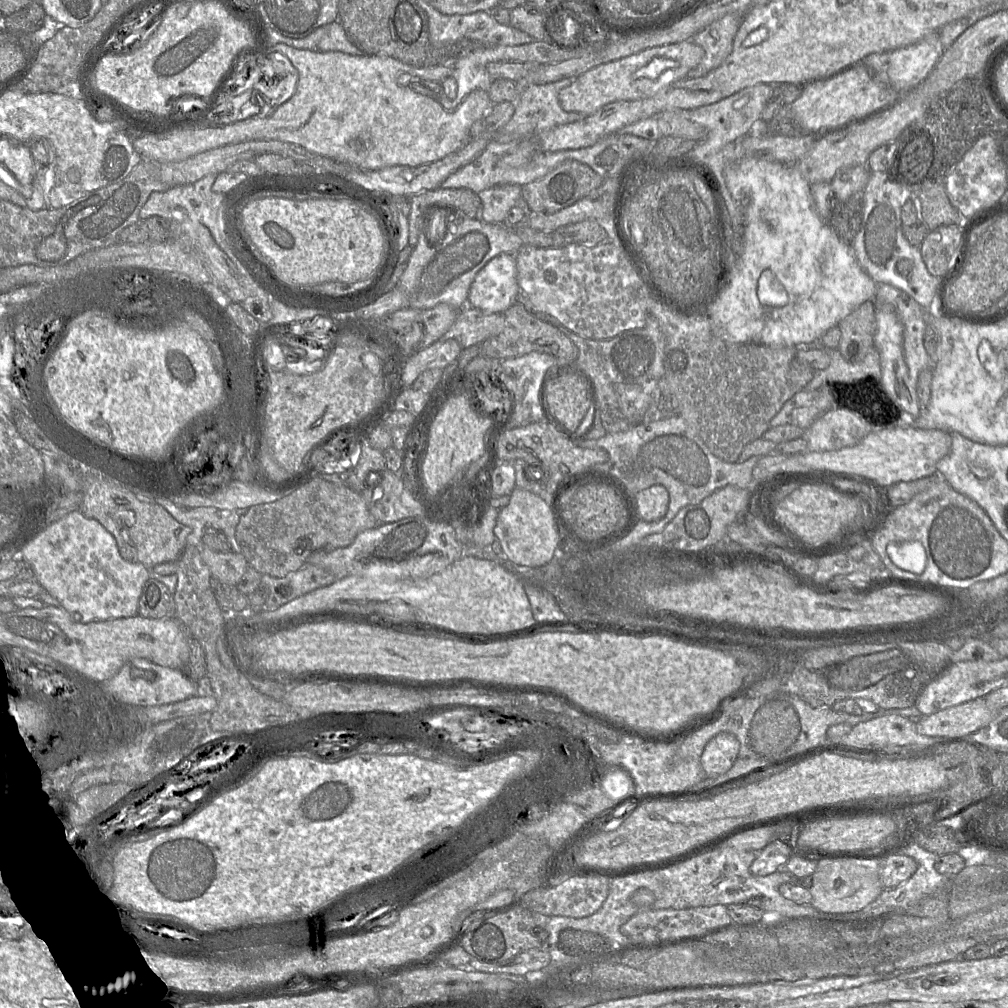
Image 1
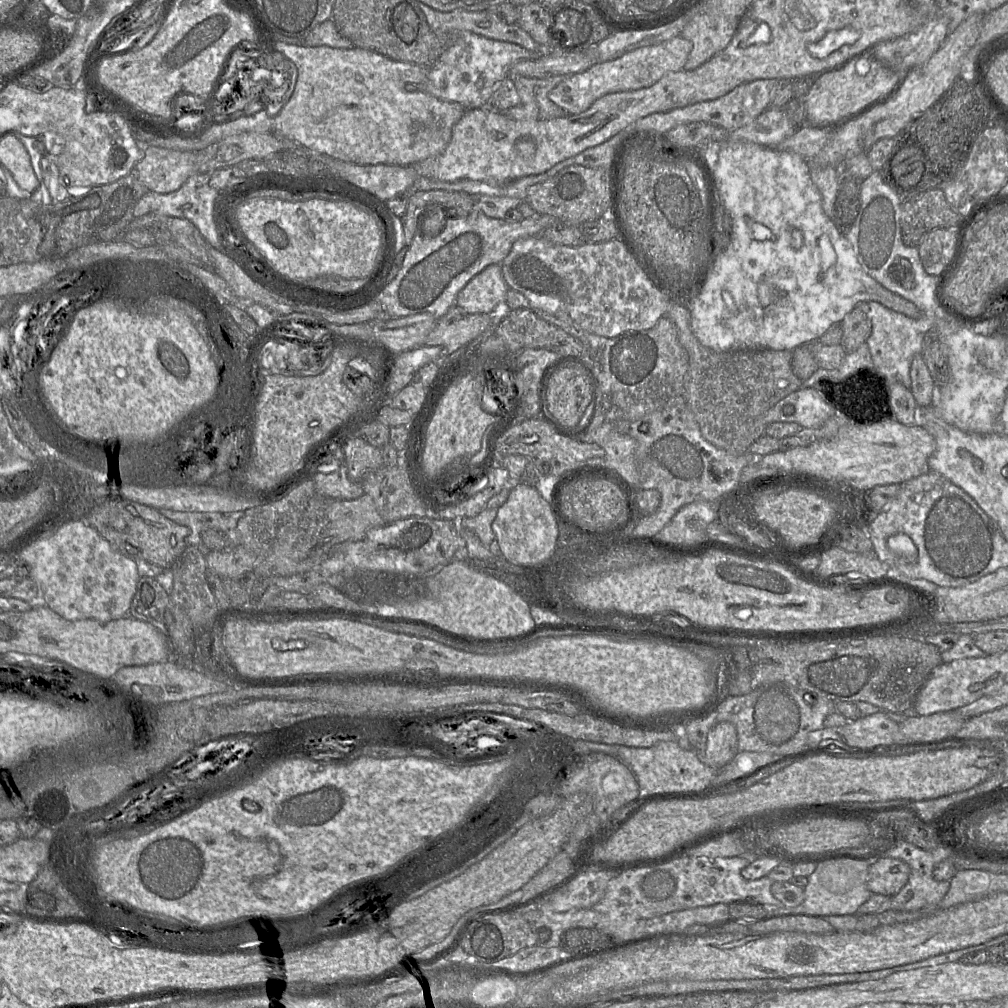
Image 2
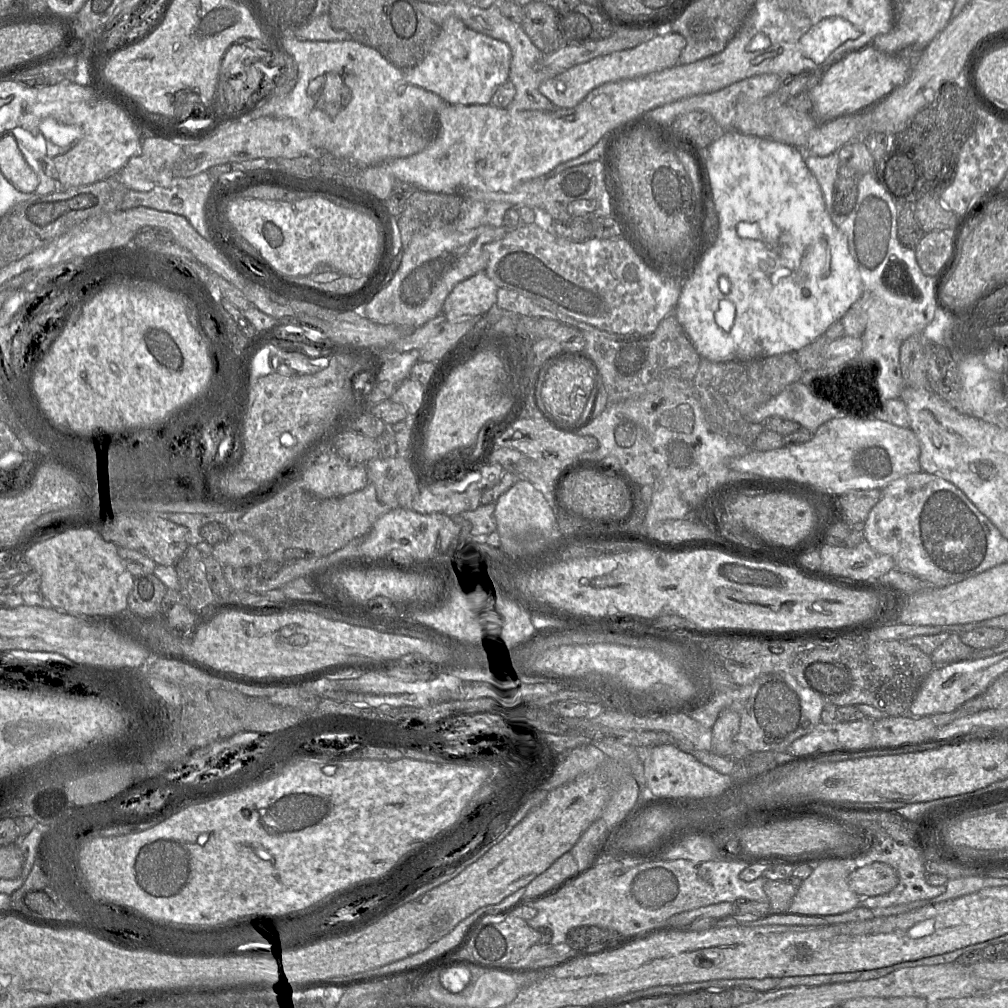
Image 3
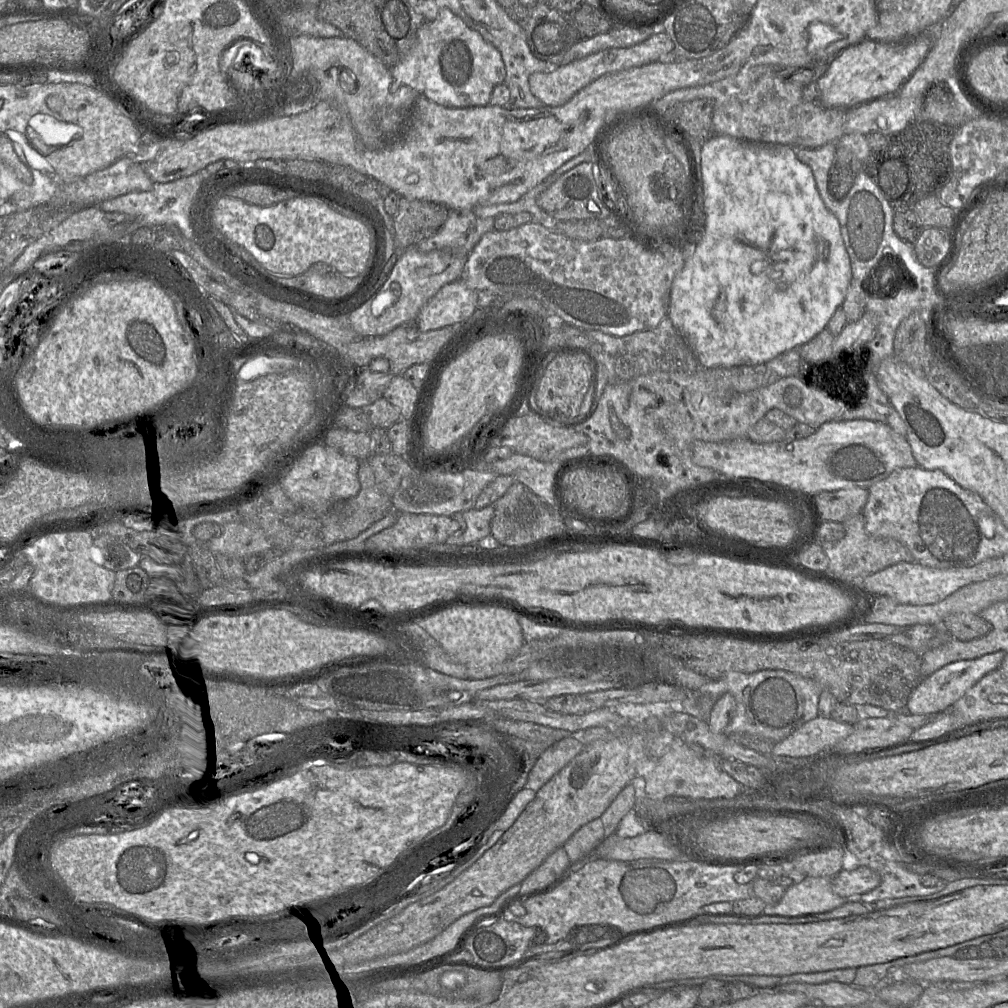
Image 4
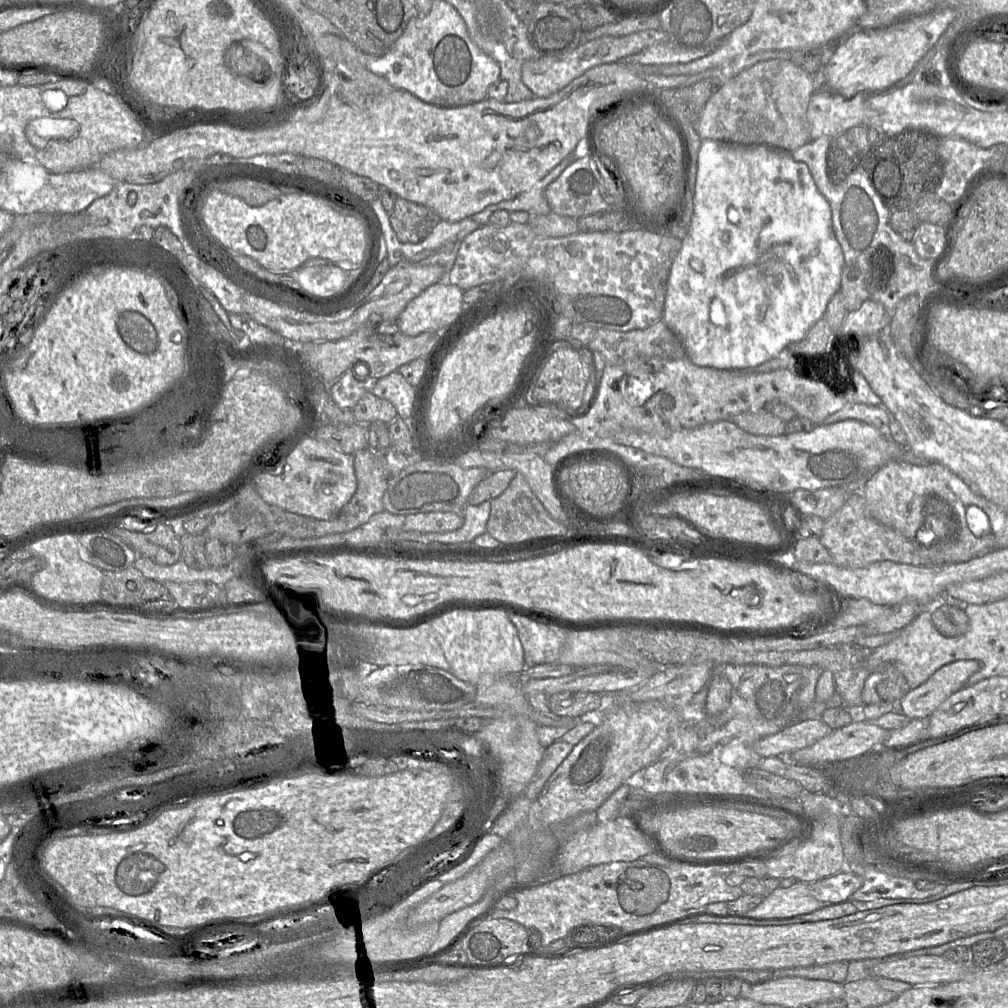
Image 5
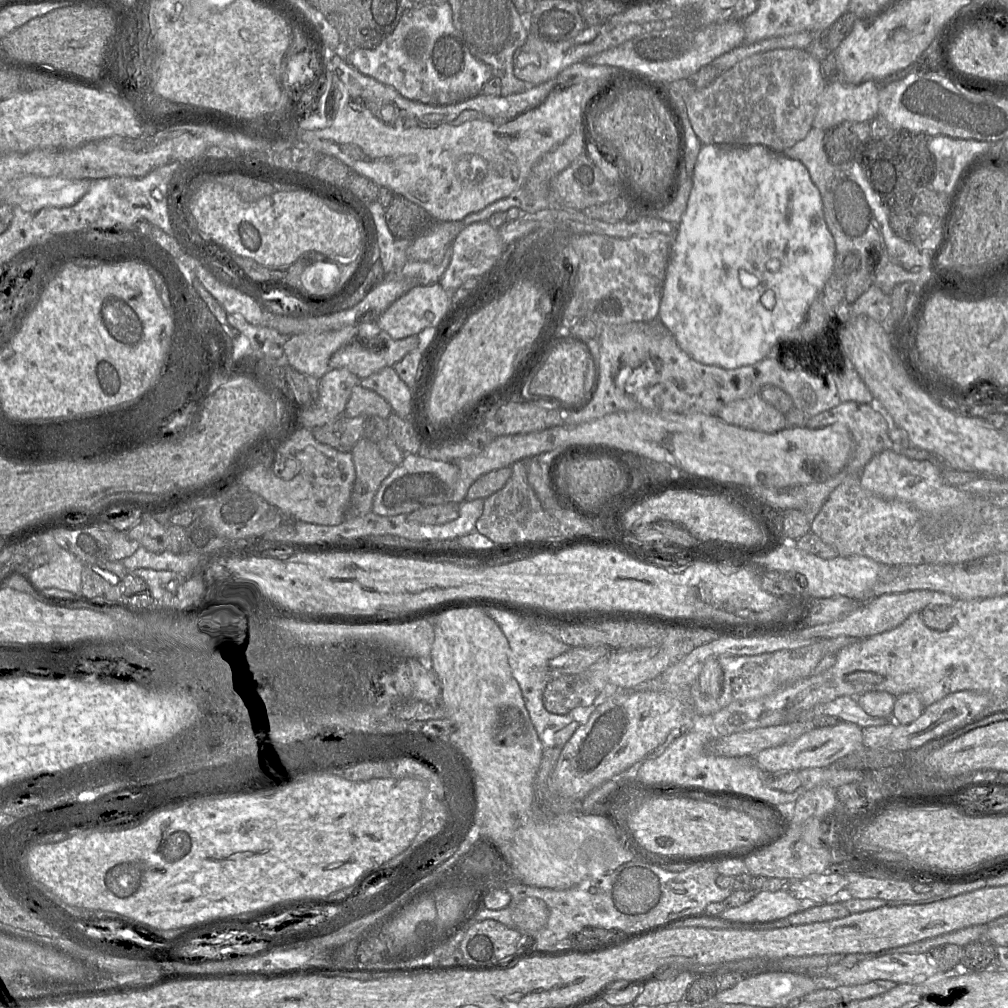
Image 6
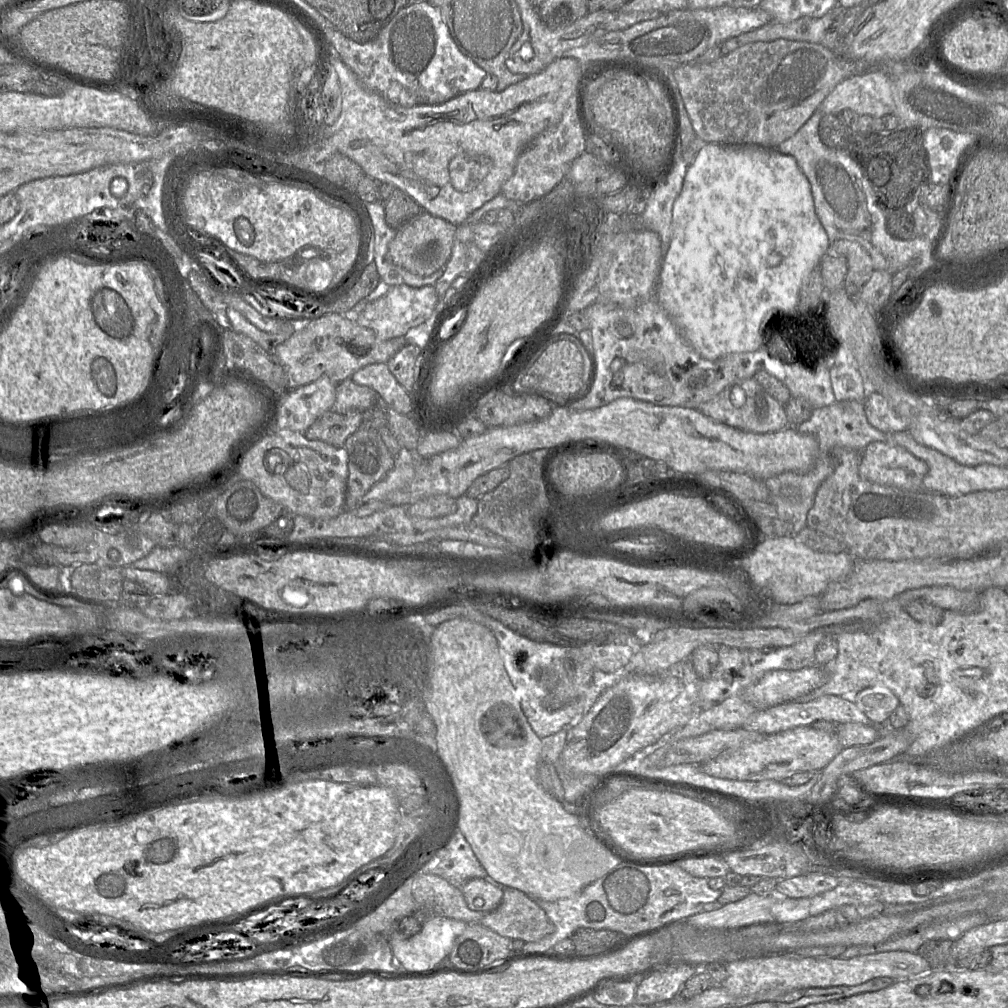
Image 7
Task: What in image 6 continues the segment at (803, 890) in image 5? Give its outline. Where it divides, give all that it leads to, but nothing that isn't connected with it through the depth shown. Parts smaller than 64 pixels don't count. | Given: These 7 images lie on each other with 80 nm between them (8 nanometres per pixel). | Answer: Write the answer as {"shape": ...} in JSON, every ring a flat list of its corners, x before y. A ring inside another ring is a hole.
{"shape":[[786,889,776,892,759,890,749,902,725,909,718,916,725,920,742,923,771,922,814,905,819,904,809,899,799,900]]}

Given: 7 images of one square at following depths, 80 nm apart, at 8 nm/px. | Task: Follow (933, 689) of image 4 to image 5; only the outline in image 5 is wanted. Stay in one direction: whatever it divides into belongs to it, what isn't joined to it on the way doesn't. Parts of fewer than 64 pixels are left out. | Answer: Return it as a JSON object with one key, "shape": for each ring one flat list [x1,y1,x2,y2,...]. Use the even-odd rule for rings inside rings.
{"shape":[[959,660,942,666,924,683,905,694,900,703,902,713,910,719,928,719,950,695,964,687,969,677,979,668,980,662,977,660]]}

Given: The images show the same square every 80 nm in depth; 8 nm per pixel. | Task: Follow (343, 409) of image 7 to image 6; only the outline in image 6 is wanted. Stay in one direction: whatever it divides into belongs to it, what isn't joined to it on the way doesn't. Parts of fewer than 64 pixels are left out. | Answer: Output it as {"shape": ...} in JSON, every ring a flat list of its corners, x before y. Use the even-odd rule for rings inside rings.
{"shape":[[356,385,346,404,344,416,379,416,388,419,392,412,392,407,383,397,361,385]]}

